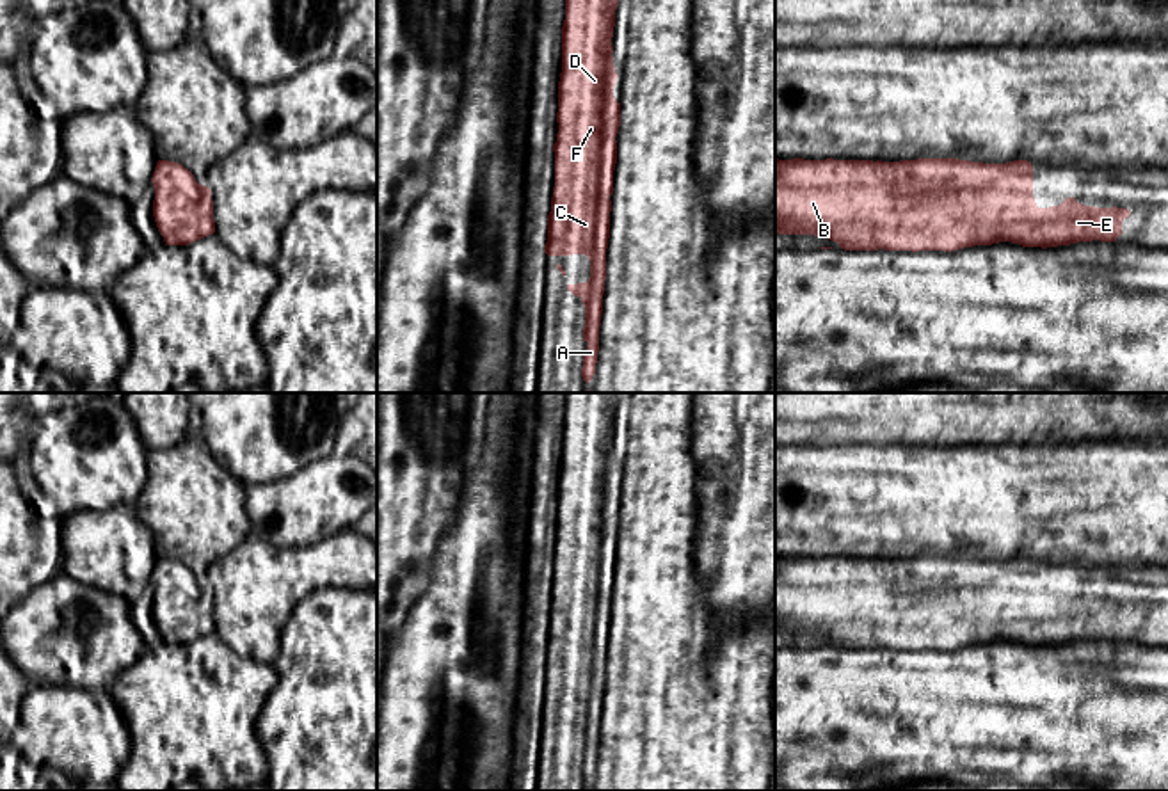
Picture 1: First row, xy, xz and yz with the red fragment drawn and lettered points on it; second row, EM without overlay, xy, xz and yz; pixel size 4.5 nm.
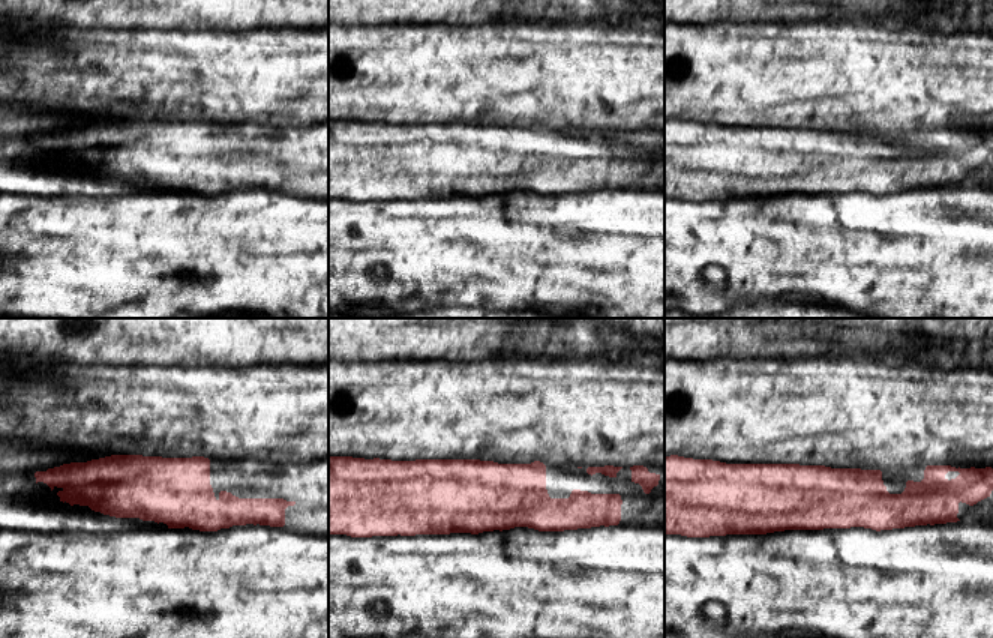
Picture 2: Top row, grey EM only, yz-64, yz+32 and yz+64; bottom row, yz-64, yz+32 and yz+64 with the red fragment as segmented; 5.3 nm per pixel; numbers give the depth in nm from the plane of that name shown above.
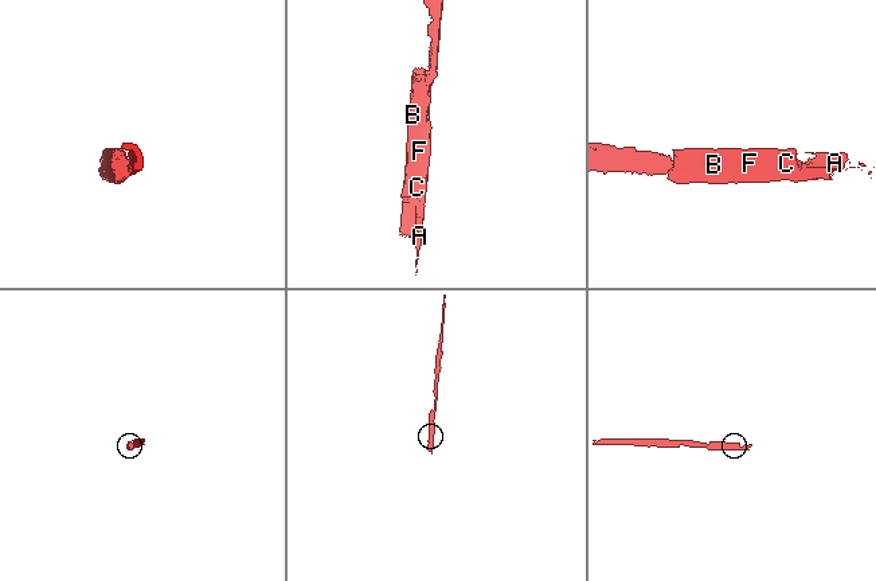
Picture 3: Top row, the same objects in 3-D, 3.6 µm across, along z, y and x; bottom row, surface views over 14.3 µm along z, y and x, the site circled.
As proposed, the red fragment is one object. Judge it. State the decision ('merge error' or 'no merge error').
no merge error

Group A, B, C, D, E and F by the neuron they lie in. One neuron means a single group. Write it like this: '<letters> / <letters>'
A B C D E F

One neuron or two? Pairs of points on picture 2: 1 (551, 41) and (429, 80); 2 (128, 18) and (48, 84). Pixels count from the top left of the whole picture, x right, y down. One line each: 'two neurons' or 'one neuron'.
1: one neuron
2: two neurons

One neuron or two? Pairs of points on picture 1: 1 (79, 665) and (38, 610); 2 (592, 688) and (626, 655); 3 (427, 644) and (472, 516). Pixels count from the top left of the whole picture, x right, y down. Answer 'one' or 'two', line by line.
1: one
2: two
3: one

